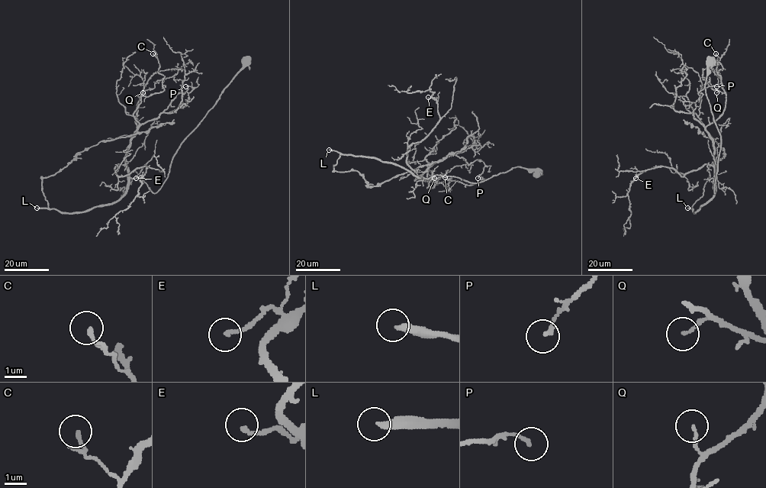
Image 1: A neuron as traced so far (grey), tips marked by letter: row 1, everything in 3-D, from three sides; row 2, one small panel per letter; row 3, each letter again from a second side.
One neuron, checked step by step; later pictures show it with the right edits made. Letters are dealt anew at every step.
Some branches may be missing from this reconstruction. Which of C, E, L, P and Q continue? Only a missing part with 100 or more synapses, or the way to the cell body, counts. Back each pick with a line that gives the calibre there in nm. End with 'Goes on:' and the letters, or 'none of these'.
L: 280 nm
Goes on: L

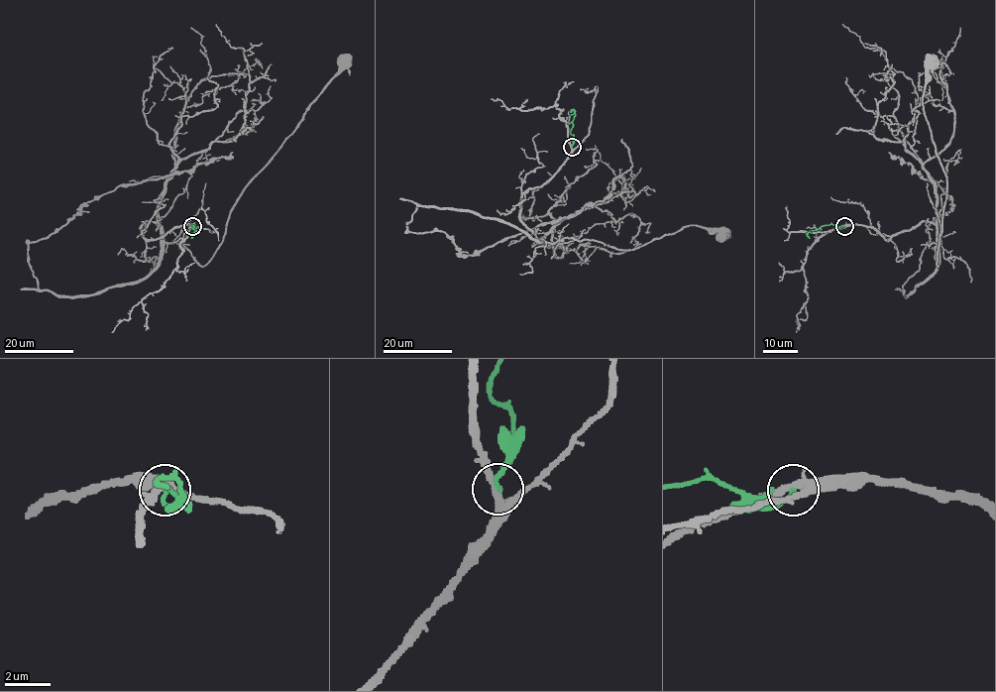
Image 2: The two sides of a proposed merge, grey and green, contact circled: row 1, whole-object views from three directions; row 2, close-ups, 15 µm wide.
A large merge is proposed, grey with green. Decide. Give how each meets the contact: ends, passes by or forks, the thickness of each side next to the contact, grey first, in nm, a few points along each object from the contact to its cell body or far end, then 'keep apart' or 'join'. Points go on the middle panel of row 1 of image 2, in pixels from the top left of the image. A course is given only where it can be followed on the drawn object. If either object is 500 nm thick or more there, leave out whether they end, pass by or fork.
grey forks; green ends; calibres 280 and 200 nm; course grey (572, 147), (553, 174), (521, 196), (520, 220), (537, 238), (626, 250), (690, 225), (724, 235); course green (572, 147), (574, 110), (570, 112); keep apart

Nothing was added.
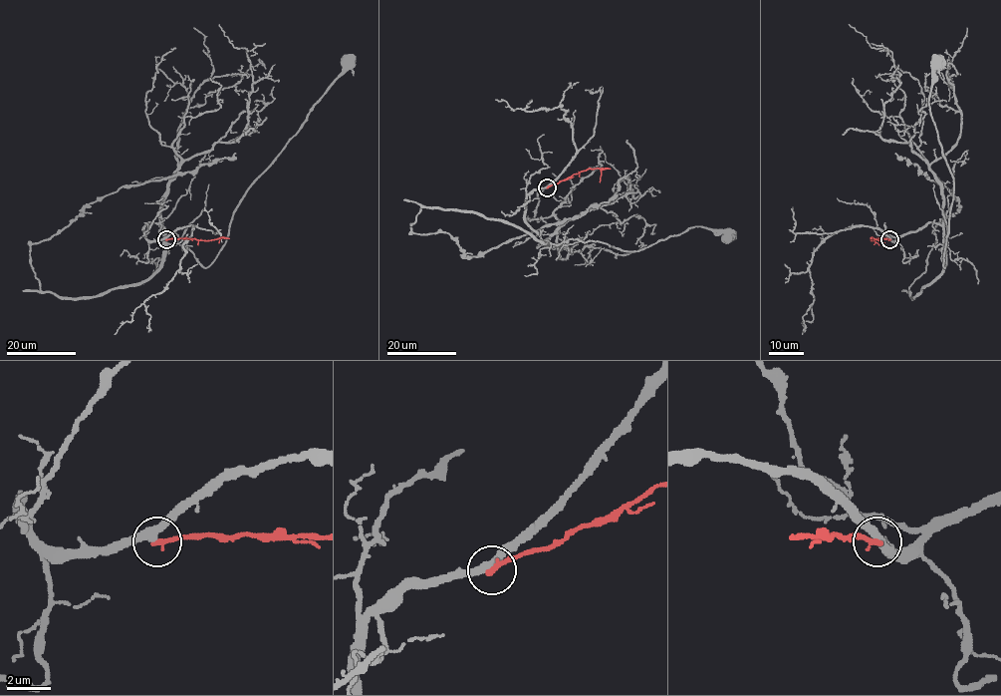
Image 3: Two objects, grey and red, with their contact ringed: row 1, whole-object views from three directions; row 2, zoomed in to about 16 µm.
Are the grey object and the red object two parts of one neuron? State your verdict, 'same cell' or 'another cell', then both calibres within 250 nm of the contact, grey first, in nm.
another cell; calibres 360 and 280 nm

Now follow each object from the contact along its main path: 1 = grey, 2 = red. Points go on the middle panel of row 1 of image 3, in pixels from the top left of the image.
1: (547, 187), (534, 188), (526, 197), (525, 221), (552, 243), (570, 238), (639, 251), (695, 226), (730, 236)
2: (547, 187), (593, 168), (600, 170), (600, 181)

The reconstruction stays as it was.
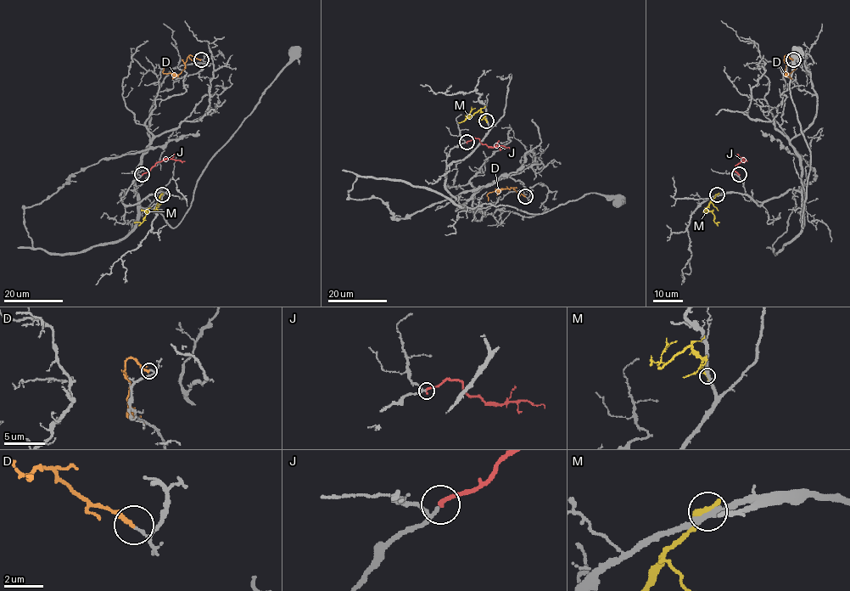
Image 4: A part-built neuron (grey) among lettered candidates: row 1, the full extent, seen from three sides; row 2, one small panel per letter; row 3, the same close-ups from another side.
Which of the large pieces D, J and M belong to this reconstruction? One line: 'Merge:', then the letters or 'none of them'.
Merge: J

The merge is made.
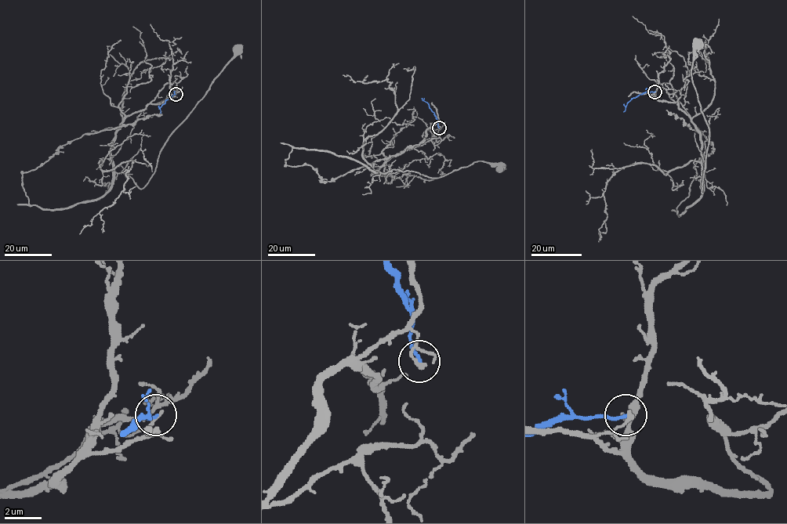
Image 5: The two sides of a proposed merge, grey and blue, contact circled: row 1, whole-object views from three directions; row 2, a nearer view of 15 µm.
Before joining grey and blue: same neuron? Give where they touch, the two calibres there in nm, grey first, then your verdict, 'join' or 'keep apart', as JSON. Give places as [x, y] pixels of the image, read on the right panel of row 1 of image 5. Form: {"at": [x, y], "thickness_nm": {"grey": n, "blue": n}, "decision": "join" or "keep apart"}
{"at": [654, 92], "thickness_nm": {"grey": 160, "blue": 150}, "decision": "keep apart"}

